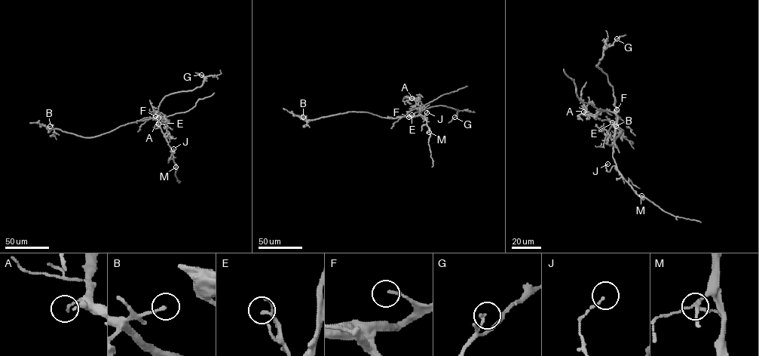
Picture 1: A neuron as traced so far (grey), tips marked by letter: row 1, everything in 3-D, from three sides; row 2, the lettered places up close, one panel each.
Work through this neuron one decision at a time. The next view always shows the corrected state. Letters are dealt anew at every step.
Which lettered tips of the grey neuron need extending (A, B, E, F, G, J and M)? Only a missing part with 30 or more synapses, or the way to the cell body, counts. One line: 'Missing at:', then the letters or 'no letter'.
Missing at: F

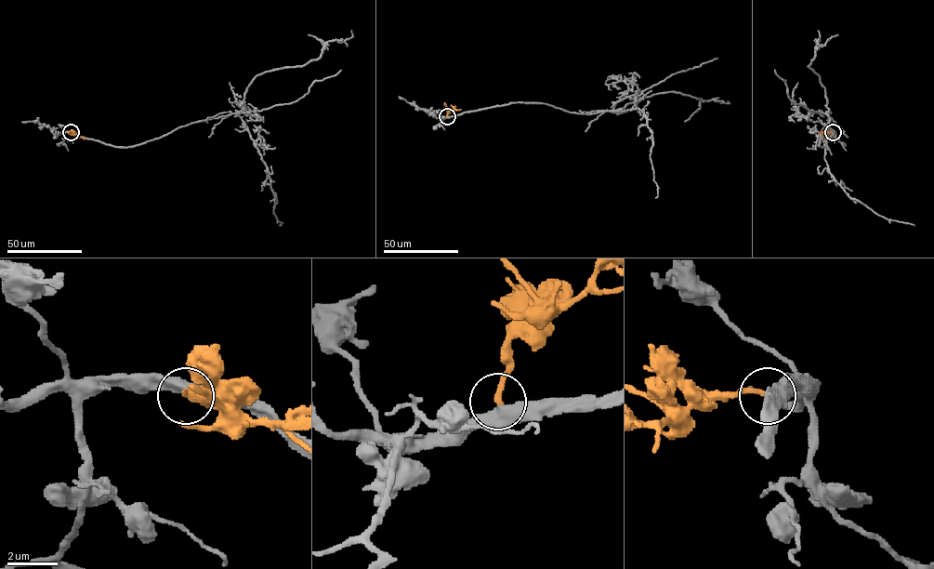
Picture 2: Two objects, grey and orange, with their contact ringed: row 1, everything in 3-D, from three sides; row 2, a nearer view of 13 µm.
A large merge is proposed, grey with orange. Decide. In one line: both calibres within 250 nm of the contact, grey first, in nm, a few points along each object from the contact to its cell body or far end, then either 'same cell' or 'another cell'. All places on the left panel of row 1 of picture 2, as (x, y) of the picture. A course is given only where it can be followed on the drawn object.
460/200 nm | grey via (71, 133), (126, 147), (160, 138), (192, 123), (237, 113), (267, 167), (279, 225) | orange via (71, 133), (85, 138) | same cell

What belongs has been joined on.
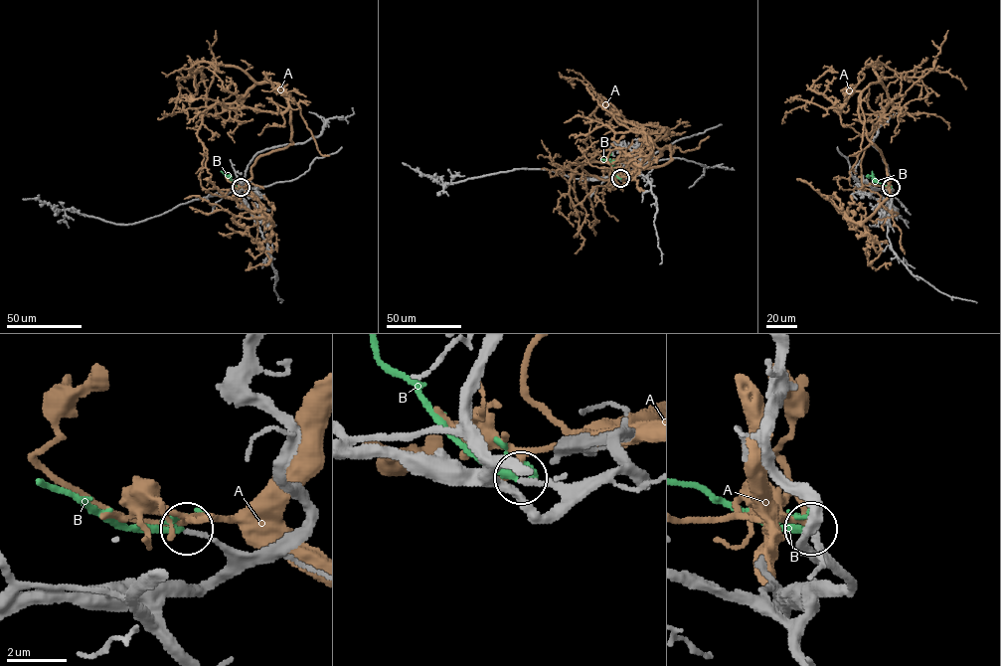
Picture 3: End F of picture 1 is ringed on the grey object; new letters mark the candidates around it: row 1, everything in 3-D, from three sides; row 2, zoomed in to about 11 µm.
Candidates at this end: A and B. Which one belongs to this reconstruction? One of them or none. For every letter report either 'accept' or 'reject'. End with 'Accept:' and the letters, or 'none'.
A: reject
B: accept
Accept: B

